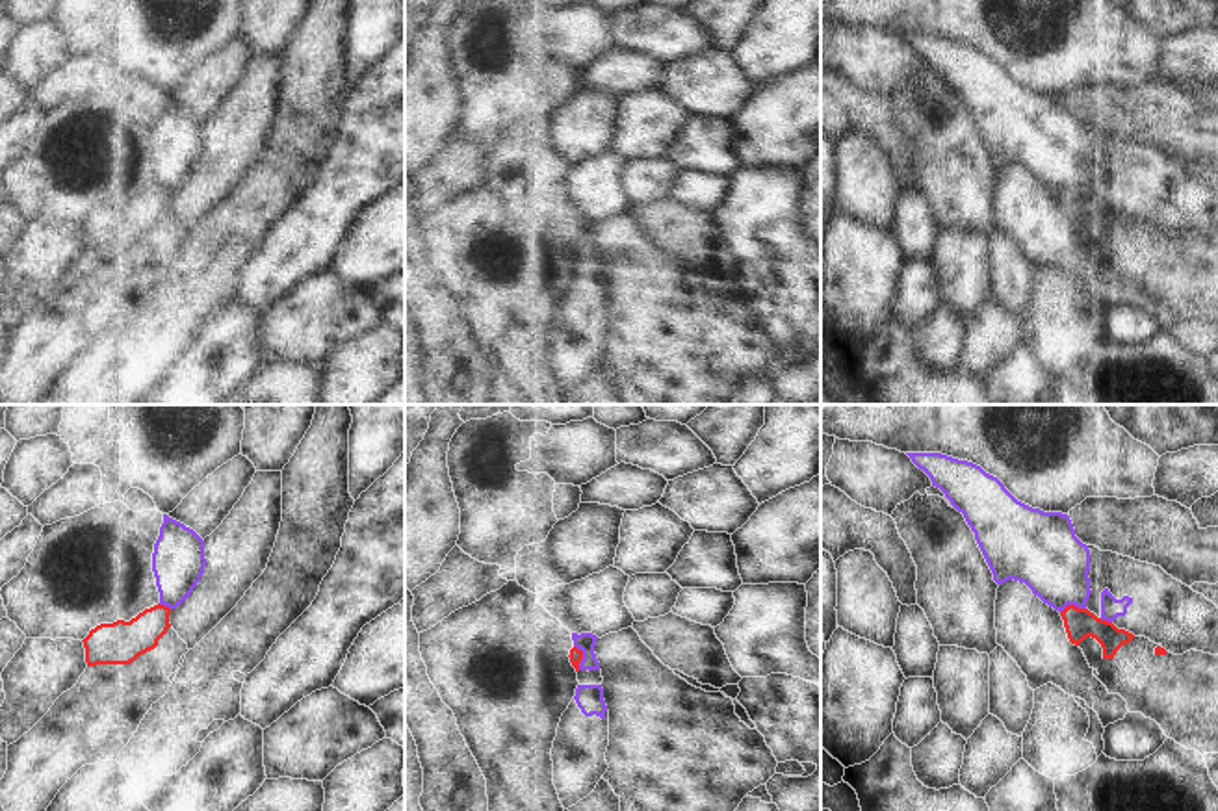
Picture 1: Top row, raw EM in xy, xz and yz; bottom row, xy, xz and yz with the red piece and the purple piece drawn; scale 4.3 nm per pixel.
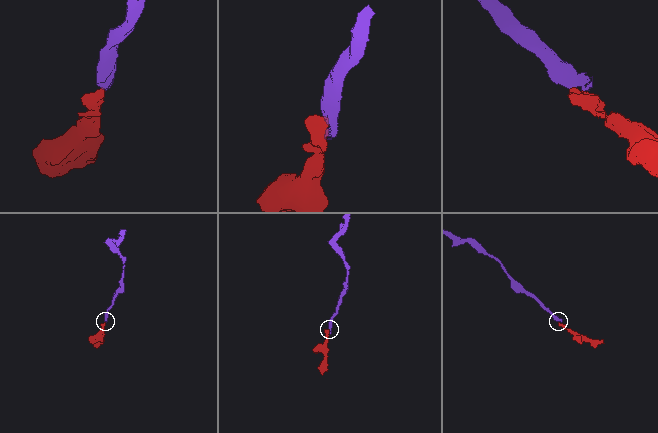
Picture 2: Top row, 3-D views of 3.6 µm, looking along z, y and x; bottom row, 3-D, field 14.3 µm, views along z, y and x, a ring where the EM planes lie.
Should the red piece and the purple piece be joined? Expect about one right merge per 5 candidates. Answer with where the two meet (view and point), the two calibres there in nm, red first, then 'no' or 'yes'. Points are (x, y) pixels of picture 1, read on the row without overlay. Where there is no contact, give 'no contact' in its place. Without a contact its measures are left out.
meets red in xz at (582, 242); 60 nm thick on the red side, 80 nm on the other; no

